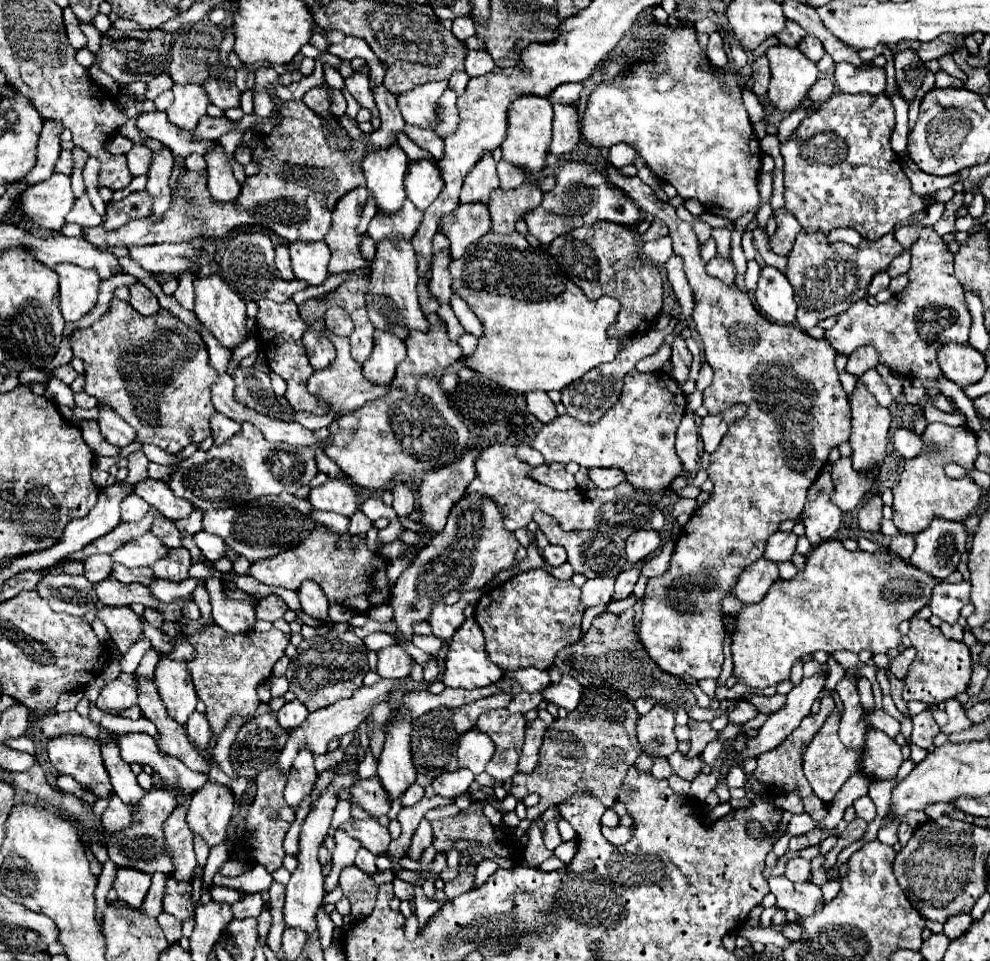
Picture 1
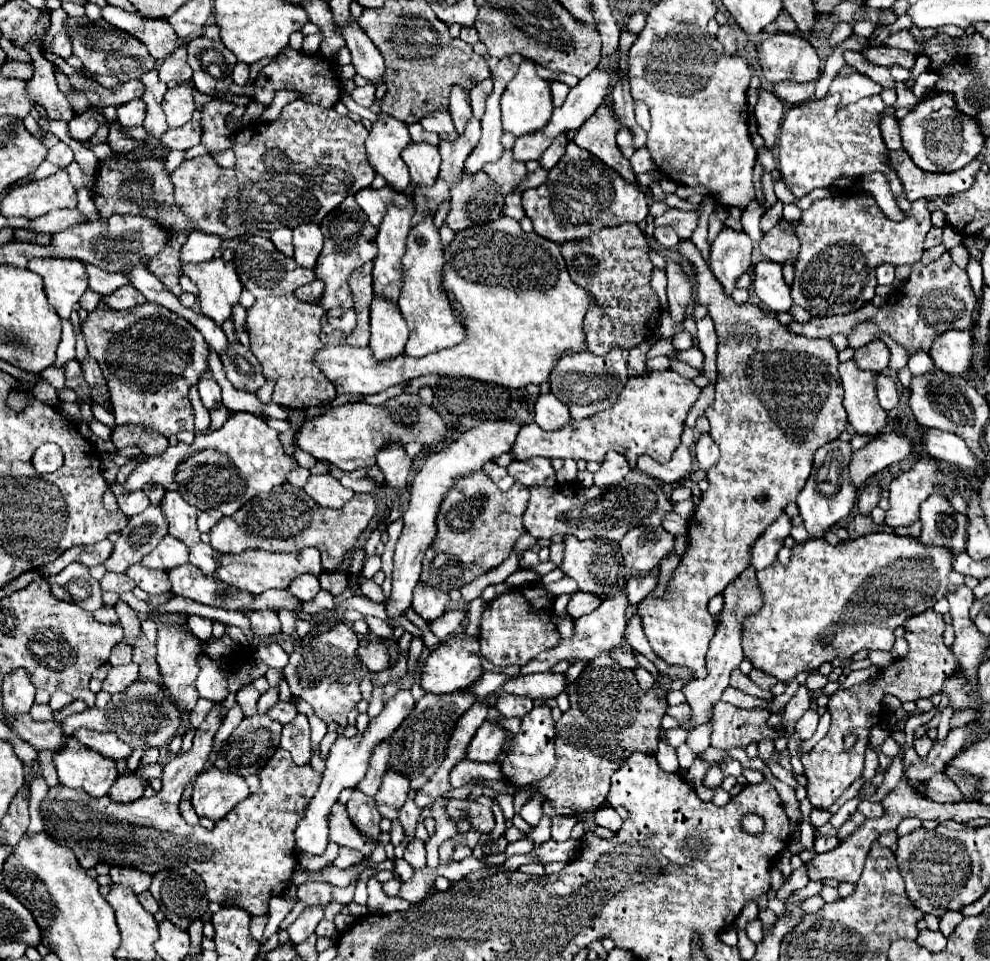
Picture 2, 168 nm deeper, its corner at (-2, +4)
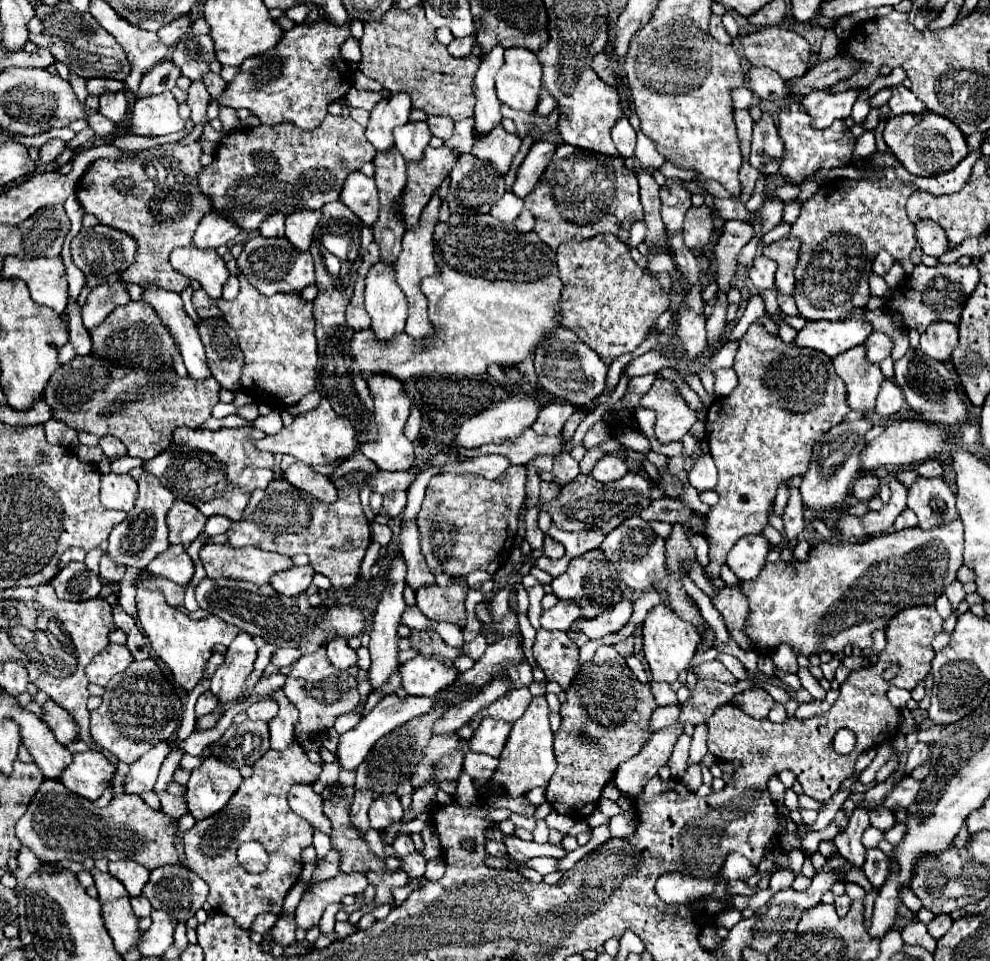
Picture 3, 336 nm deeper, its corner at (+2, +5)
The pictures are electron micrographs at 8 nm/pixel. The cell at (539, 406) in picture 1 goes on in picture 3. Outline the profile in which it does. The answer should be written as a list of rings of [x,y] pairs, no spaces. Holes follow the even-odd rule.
[[[551,402],[545,404],[539,410],[537,420],[533,422],[533,430],[537,434],[545,434],[545,436],[559,436],[563,430],[563,424],[569,420],[569,416],[575,412],[575,406],[571,404],[559,404],[559,402]]]

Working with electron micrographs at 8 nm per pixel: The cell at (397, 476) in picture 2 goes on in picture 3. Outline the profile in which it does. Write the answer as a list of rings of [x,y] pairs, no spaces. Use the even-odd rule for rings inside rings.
[[[379,372],[379,374],[375,374],[367,380],[367,386],[371,390],[373,400],[375,400],[375,422],[377,422],[377,428],[379,428],[379,436],[377,436],[375,442],[361,444],[359,450],[369,460],[373,460],[379,470],[387,470],[387,472],[409,470],[415,464],[415,450],[413,450],[413,444],[403,434],[403,426],[405,426],[409,412],[411,412],[411,400],[403,392],[403,382],[397,380],[391,374]]]

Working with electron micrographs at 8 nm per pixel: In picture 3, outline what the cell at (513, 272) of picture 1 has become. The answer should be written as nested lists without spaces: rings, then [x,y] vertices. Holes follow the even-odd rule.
[[[451,214],[447,222],[437,222],[433,242],[439,276],[425,278],[421,282],[421,290],[429,302],[429,318],[435,334],[431,338],[413,340],[403,332],[395,334],[395,338],[389,338],[387,342],[379,342],[375,334],[371,334],[371,328],[355,332],[351,340],[351,354],[361,366],[365,380],[377,372],[389,372],[399,380],[407,380],[427,372],[451,376],[485,374],[489,364],[517,366],[535,352],[535,346],[547,338],[551,330],[559,326],[555,320],[555,306],[561,298],[563,284],[559,280],[555,252],[551,252],[551,248],[545,246],[535,232],[519,232],[515,224],[499,222],[491,214]]]

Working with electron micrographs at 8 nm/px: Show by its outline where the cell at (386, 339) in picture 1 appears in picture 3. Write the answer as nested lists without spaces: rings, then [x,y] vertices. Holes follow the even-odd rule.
[[[379,262],[371,266],[365,286],[365,308],[371,316],[371,328],[379,340],[393,338],[405,330],[407,298],[395,282],[395,266]]]

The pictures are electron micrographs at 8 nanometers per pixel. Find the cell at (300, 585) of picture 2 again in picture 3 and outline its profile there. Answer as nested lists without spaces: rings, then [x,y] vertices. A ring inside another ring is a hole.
[[[295,566],[291,570],[283,570],[283,572],[275,574],[275,578],[271,578],[269,584],[273,584],[273,588],[279,594],[297,596],[299,592],[309,588],[313,574],[315,574],[315,570],[311,566]]]

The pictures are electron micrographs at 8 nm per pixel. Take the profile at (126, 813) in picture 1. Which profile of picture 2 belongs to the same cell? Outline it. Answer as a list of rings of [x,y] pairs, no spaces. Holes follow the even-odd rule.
[[[137,773],[135,775],[127,775],[127,777],[121,775],[115,781],[115,785],[111,787],[109,799],[115,801],[115,803],[131,803],[135,799],[141,799],[143,791],[145,791],[145,783],[147,783],[147,779],[139,777]]]

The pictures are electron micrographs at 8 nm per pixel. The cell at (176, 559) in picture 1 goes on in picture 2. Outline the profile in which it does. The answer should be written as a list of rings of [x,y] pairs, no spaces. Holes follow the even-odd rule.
[[[183,563],[183,567],[175,567],[167,575],[171,579],[171,591],[175,595],[189,597],[197,603],[205,603],[211,607],[237,611],[249,605],[249,601],[253,599],[253,595],[247,591],[239,591],[233,587],[229,589],[225,583],[203,575],[191,563]]]

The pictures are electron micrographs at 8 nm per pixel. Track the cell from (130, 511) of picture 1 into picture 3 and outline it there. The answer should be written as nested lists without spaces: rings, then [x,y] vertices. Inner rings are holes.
[[[101,474],[101,504],[111,510],[129,512],[135,506],[137,482],[129,474]]]

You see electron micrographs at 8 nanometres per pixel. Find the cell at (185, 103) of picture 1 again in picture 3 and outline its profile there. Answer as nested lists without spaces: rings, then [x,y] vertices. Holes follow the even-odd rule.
[[[171,92],[135,100],[123,130],[135,136],[163,136],[181,132],[185,128],[185,120],[177,114],[177,106],[179,104]]]

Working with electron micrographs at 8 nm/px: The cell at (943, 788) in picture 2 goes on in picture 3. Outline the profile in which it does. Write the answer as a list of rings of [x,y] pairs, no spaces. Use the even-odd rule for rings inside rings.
[[[911,776],[903,778],[901,782],[895,784],[895,790],[891,790],[891,794],[881,802],[881,806],[887,808],[887,810],[893,810],[895,806],[907,808],[909,804],[915,802],[915,798],[919,794],[919,788],[921,788],[921,782],[913,780]]]

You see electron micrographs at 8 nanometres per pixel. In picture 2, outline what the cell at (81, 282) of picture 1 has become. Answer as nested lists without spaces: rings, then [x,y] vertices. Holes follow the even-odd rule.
[[[31,259],[27,267],[43,277],[47,299],[55,307],[59,317],[69,319],[73,305],[79,303],[81,295],[89,289],[89,277],[87,277],[87,271],[85,271],[85,263],[79,261],[79,259]]]

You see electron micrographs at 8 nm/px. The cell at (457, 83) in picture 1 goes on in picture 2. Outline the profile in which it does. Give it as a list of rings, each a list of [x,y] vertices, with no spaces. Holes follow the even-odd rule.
[[[453,87],[449,95],[449,113],[453,117],[455,129],[461,133],[471,117],[471,105],[469,105],[469,93],[465,93],[463,87]]]

